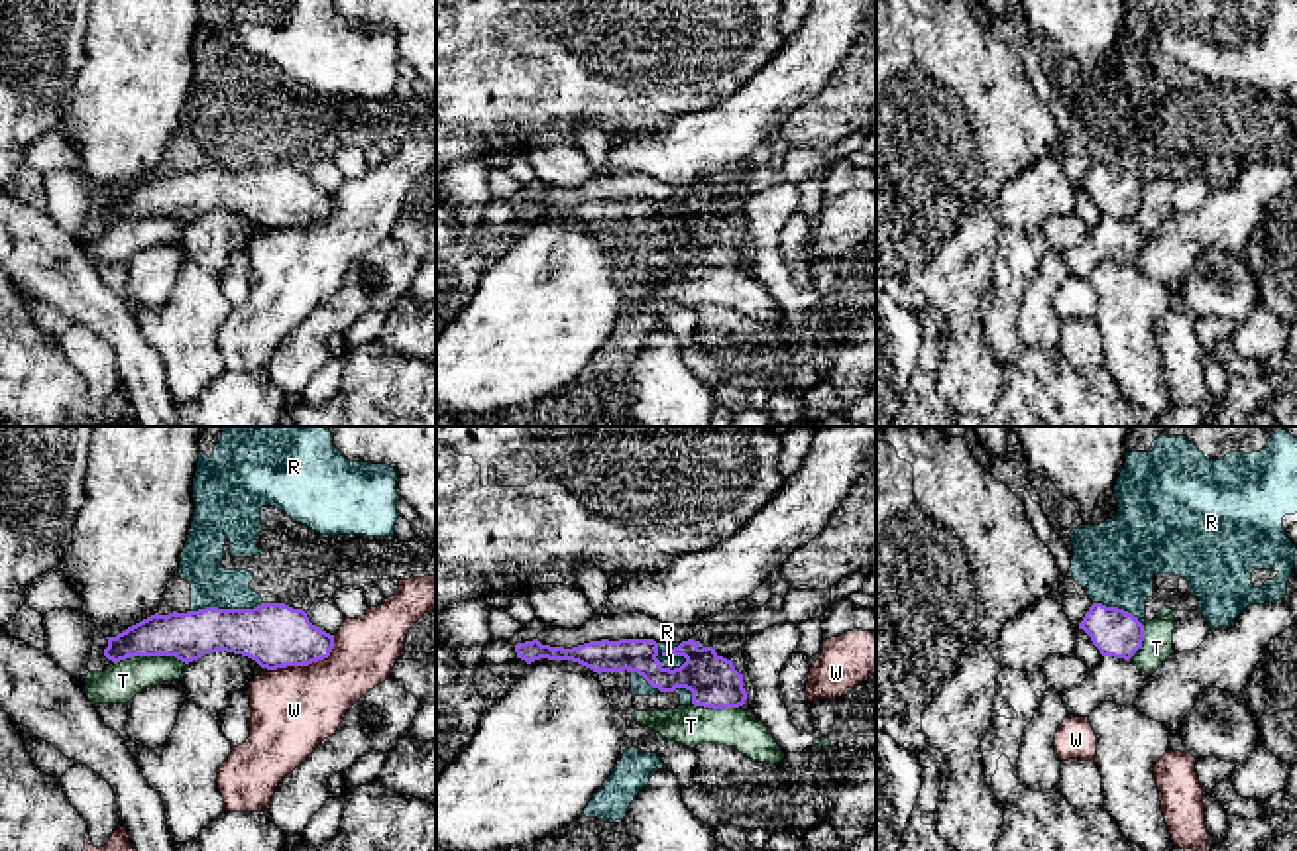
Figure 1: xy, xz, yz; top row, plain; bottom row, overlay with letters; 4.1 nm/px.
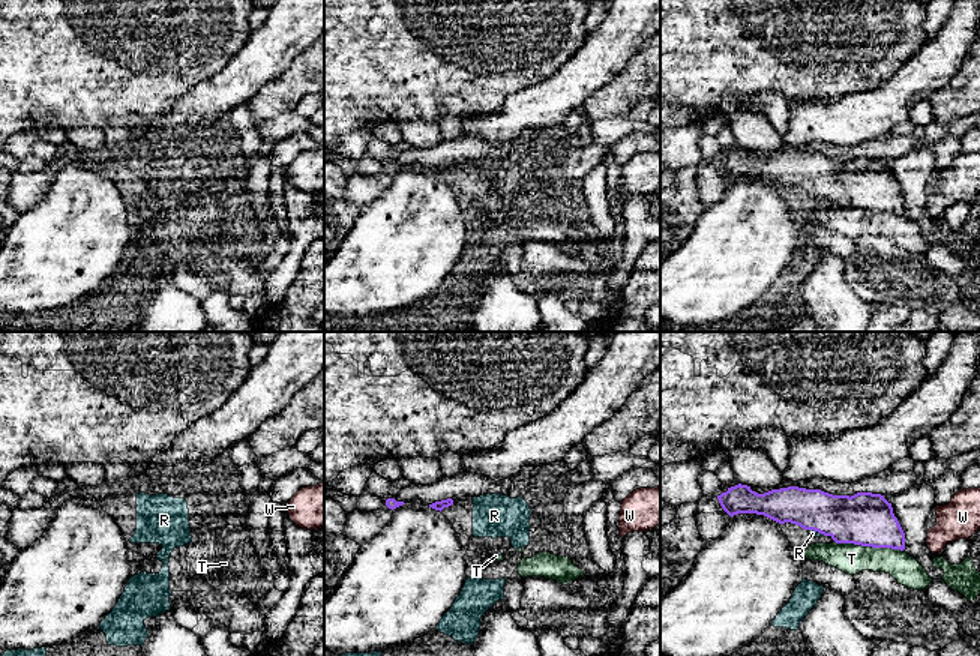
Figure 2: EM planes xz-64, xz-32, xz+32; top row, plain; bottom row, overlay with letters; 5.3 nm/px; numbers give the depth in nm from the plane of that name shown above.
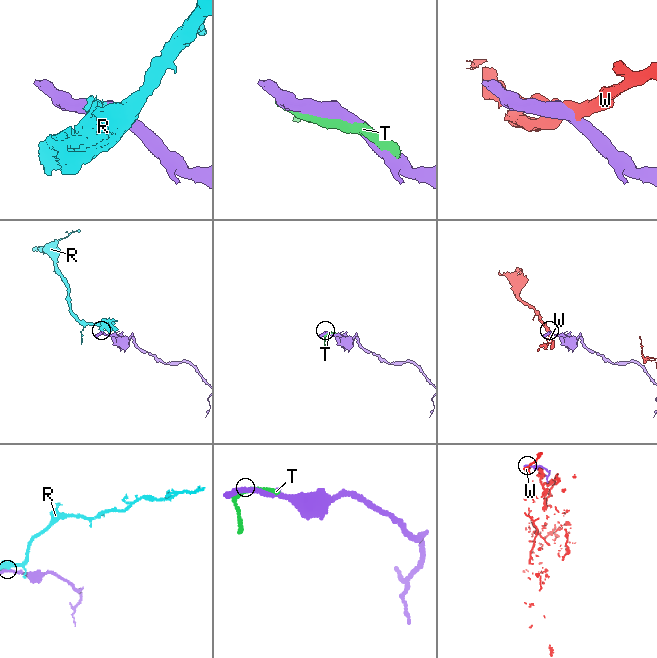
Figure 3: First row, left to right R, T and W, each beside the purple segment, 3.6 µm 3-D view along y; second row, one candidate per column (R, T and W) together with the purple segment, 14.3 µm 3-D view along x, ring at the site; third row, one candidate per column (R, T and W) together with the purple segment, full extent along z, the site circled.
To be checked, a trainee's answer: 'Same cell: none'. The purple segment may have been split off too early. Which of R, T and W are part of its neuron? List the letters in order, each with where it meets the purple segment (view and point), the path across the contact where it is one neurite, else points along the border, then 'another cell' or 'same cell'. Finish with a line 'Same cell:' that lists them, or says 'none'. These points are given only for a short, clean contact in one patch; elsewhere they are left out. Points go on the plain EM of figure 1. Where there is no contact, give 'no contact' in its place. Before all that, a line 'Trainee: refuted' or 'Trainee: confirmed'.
Trainee: confirmed
R: xz (669, 215) | along xz (657, 203), (663, 215), (680, 215), (686, 221) | another cell
T: xy (150, 215) | another cell
W: xy (307, 225) | along xy (335, 195), (335, 207), (327, 217), (307, 225), (268, 230) | another cell
Same cell: none

